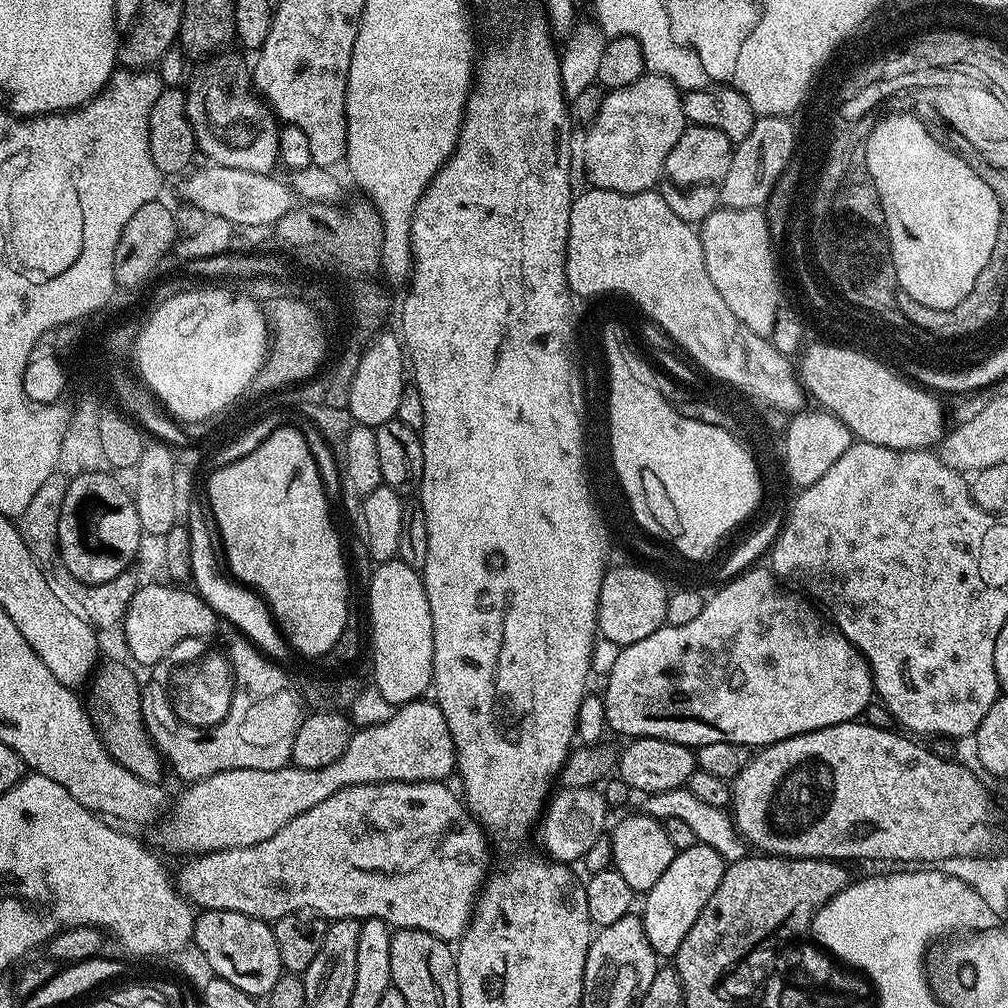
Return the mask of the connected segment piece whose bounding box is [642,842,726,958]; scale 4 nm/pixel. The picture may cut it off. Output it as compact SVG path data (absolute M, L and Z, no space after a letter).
M699 842L690 846L690 850L677 852L674 862L666 866L662 878L658 878L658 882L654 882L652 889L643 897L642 919L646 938L657 957L675 957L678 946L682 946L682 938L690 934L694 918L702 914L702 906L706 906L714 890L718 890L718 882L722 882L725 867L726 862L718 850L710 850L710 846Z

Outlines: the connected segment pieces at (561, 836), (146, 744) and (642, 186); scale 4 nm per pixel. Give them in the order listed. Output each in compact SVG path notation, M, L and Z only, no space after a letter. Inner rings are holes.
M599 787L565 788L549 799L538 824L540 844L544 847L543 855L547 859L555 860L565 866L583 861L586 850L598 842L598 838L605 835L609 827L608 815L610 809L604 800L604 793ZM604 827L606 827L604 829Z
M116 660L103 664L95 669L86 688L88 716L92 719L106 751L122 767L130 770L130 774L142 778L142 782L159 784L165 779L163 776L166 773L166 761L149 736L148 727L144 725L144 715L140 709L142 684L136 681L135 674L126 665L119 664Z
M645 74L638 82L630 82L630 86L611 89L584 136L588 184L624 195L653 191L664 175L666 154L674 150L674 142L682 138L685 127L684 97L670 78Z

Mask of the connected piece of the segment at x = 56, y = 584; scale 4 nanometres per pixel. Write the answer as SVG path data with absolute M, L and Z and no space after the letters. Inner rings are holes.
M54 474L46 478L46 482L42 482L42 487L34 493L30 506L26 506L26 510L18 518L20 537L26 542L26 550L30 550L38 570L42 570L46 586L50 586L50 590L62 601L62 606L66 606L66 610L70 610L76 617L82 618L82 622L97 630L112 628L115 624L117 627L130 606L130 598L134 598L136 589L142 583L141 577L136 577L135 571L129 570L118 574L118 578L105 584L87 584L74 578L74 574L66 570L64 559L60 556L58 518L62 514L62 498L66 498L69 477L60 475Z

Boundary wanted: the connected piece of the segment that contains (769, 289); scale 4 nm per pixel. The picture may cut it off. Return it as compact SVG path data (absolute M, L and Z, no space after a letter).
M720 206L699 225L698 231L705 252L706 271L735 317L748 321L757 332L773 331L774 318L782 300L780 280L776 277L778 256L763 211L759 208L734 210Z

